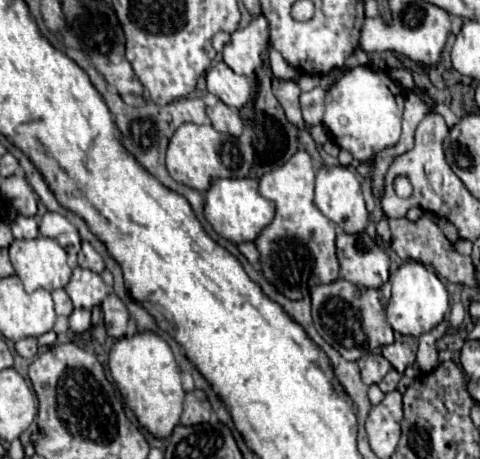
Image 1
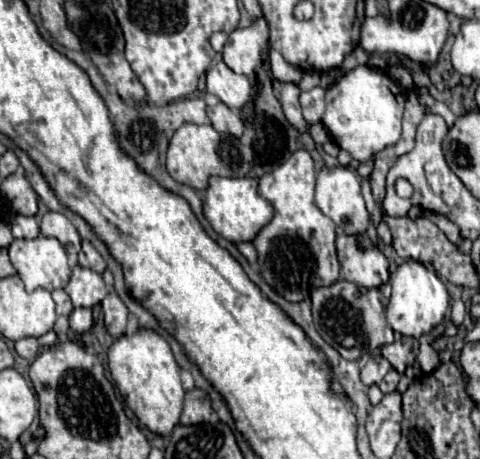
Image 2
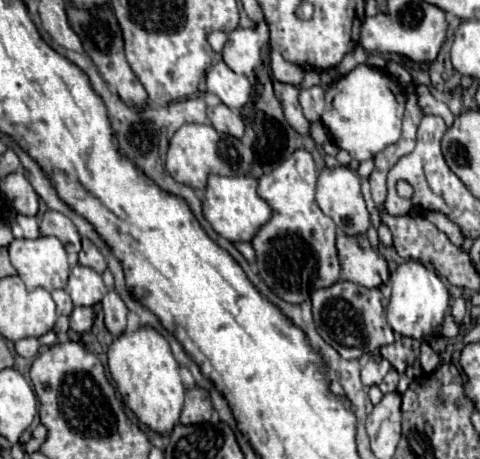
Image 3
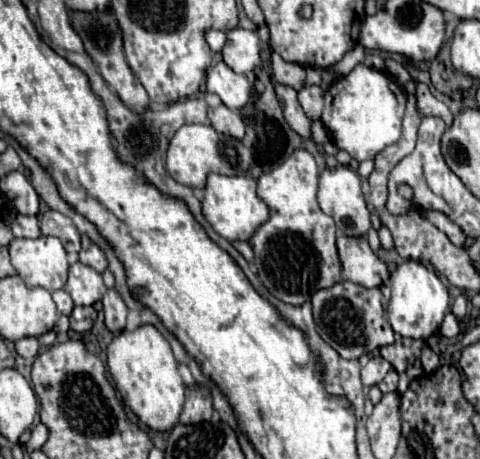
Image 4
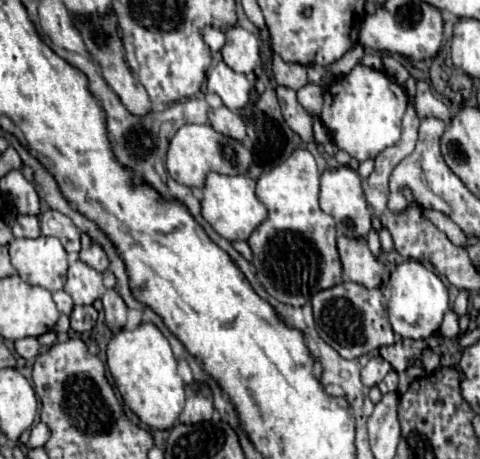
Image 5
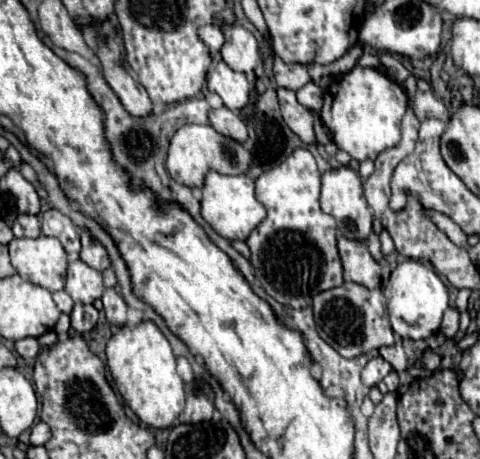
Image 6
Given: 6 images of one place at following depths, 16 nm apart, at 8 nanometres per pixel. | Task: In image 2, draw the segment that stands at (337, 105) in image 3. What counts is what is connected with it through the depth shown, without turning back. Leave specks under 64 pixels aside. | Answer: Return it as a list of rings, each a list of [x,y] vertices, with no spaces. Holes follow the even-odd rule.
[[[356,66],[334,82],[326,92],[326,112],[322,124],[328,128],[334,142],[348,150],[358,162],[374,158],[376,152],[392,146],[400,138],[404,112],[404,92],[386,74],[368,66]]]

